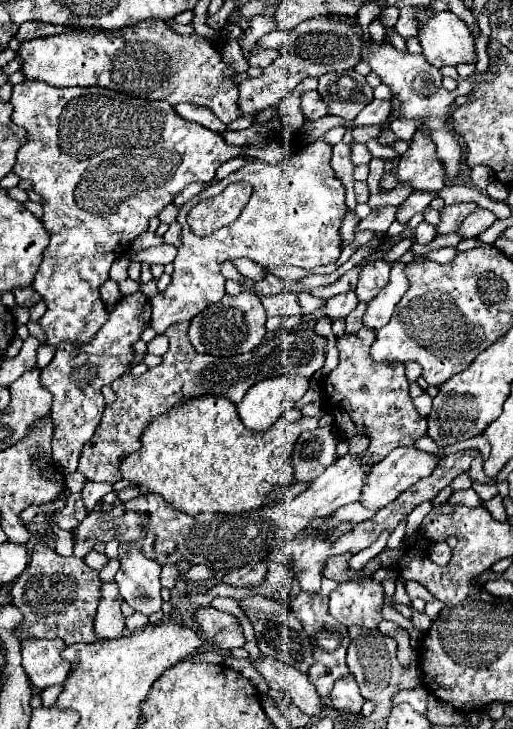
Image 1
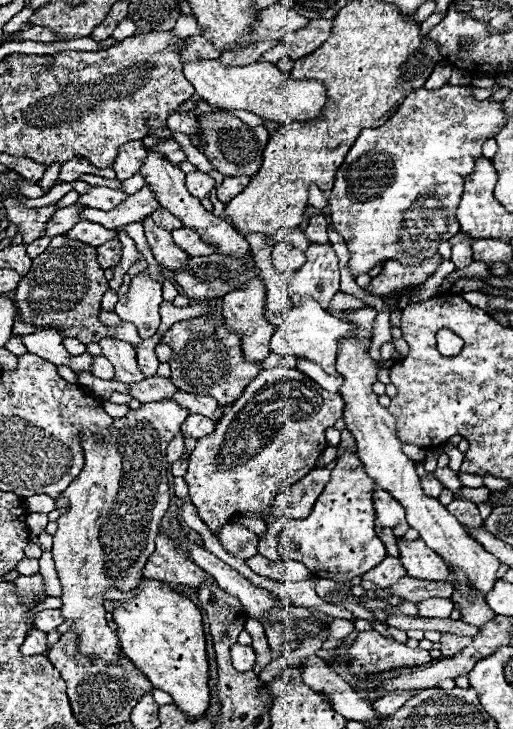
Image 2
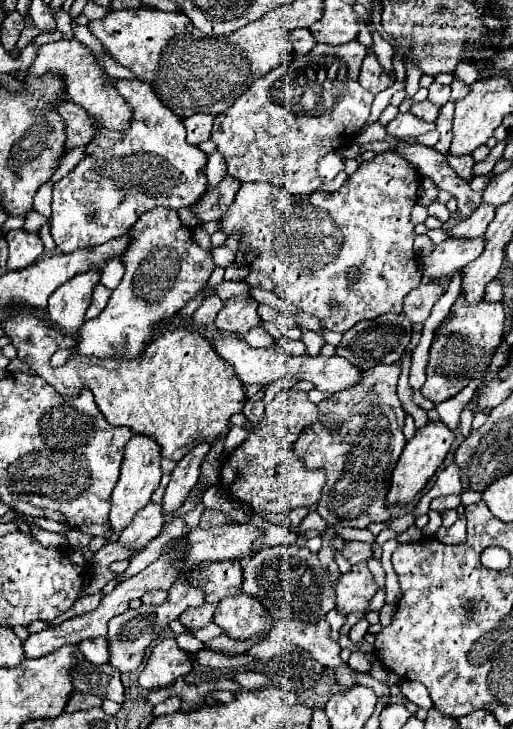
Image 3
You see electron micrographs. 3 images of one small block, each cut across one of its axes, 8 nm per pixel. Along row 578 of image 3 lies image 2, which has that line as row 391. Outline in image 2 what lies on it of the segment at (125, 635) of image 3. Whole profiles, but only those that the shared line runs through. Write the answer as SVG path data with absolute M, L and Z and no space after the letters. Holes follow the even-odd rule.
M176 390L172 400L176 400L182 408L188 408L188 412L204 414L212 420L216 420L216 418L220 418L220 414L224 414L224 410L218 406L218 402L212 396L200 396L200 394L190 394L190 392Z

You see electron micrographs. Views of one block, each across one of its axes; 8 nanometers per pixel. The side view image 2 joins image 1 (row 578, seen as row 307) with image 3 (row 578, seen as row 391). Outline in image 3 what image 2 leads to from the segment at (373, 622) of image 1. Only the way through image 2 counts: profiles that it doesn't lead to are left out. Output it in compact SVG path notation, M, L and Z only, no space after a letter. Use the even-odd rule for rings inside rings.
M366 562L352 566L350 572L342 574L336 584L336 608L338 612L366 614L372 596L376 594L376 584Z

